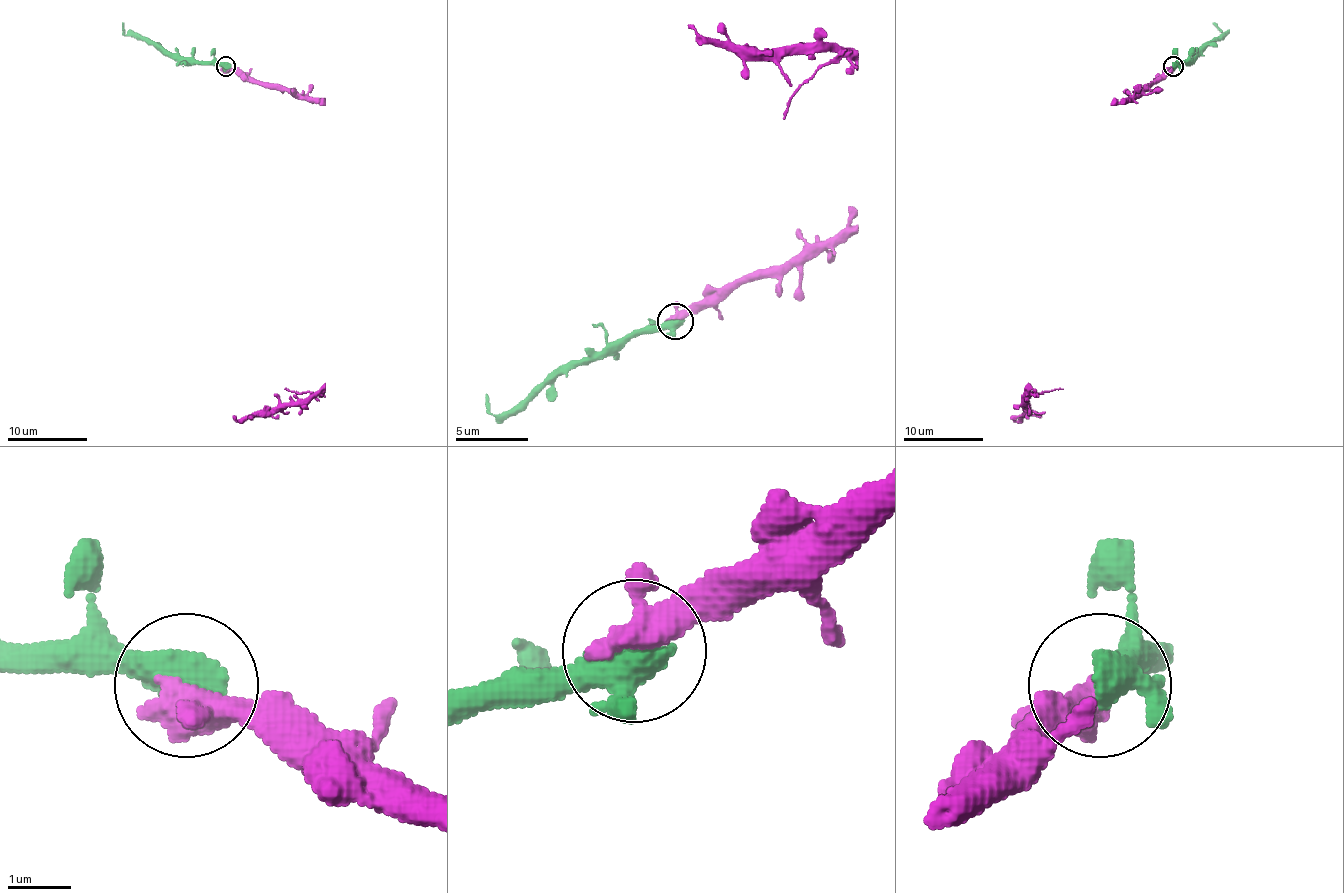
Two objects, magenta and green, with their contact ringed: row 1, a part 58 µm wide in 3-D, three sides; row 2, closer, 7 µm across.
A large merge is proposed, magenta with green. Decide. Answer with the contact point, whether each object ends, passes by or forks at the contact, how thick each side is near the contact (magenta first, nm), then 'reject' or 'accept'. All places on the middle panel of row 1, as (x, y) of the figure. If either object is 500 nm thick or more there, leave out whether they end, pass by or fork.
at (675, 321); magenta passes by; green passes by; 420 nm thick on the magenta side, 460 nm on the other; accept

